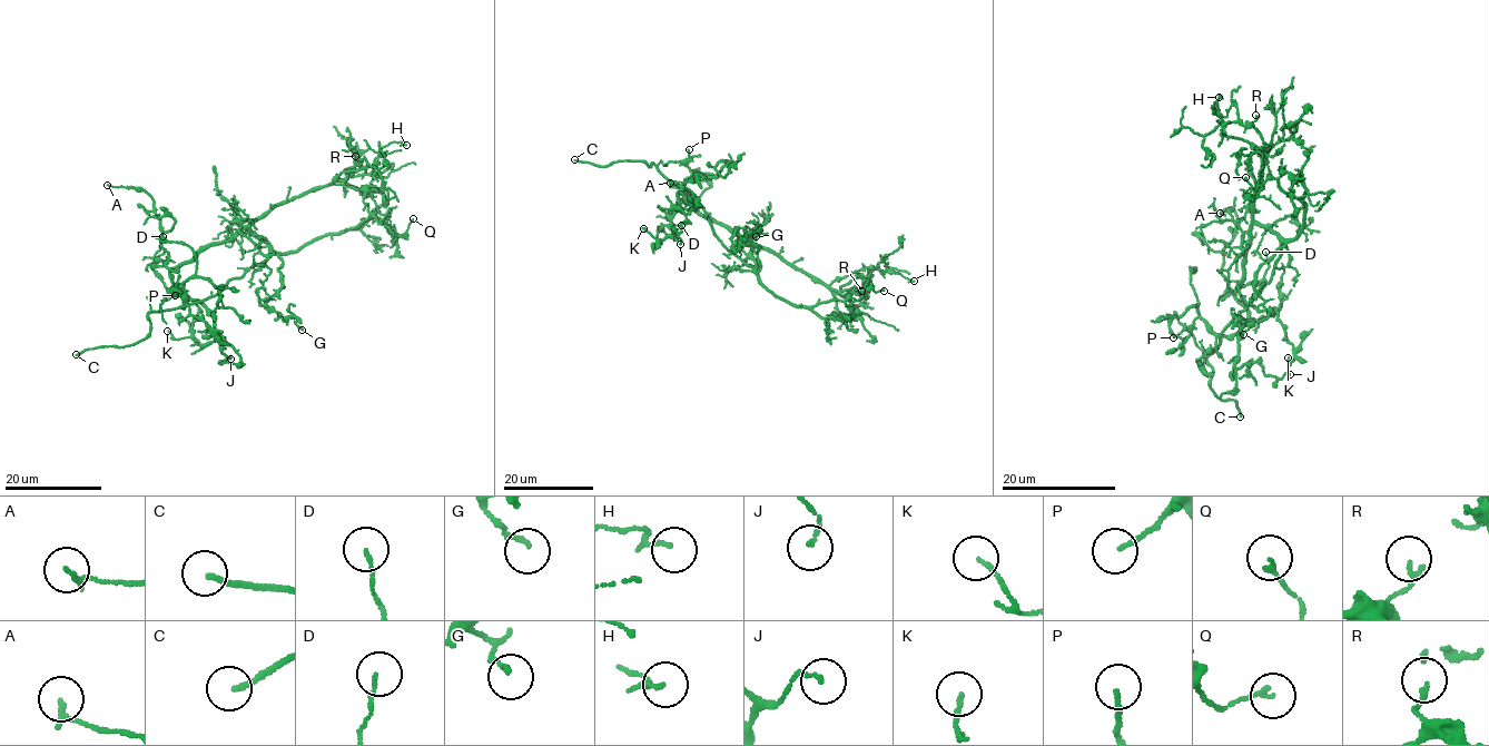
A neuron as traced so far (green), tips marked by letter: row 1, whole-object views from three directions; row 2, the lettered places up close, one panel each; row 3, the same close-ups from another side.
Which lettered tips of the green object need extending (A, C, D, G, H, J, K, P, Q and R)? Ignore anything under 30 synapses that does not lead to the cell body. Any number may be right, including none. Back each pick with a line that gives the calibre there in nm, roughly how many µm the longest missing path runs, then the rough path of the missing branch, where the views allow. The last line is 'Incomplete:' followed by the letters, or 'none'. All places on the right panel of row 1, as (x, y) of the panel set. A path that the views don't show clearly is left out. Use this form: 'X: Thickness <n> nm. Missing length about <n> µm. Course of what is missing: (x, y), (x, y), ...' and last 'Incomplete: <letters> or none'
C: Thickness 180 nm. Missing length about 10 µm. Course of what is missing: (1240, 416), (1258, 424), (1265, 419)
Incomplete: C

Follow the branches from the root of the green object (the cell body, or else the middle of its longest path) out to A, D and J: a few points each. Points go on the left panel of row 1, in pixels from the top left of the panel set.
A: (219, 243), (178, 265), (176, 272), (170, 271), (153, 197), (145, 190), (107, 185)
D: (219, 243), (206, 247), (174, 272), (167, 266), (168, 256), (164, 261), (154, 256), (163, 236)
J: (219, 243), (170, 274), (180, 294), (205, 307), (214, 331), (226, 342), (218, 339), (226, 359), (230, 359)

